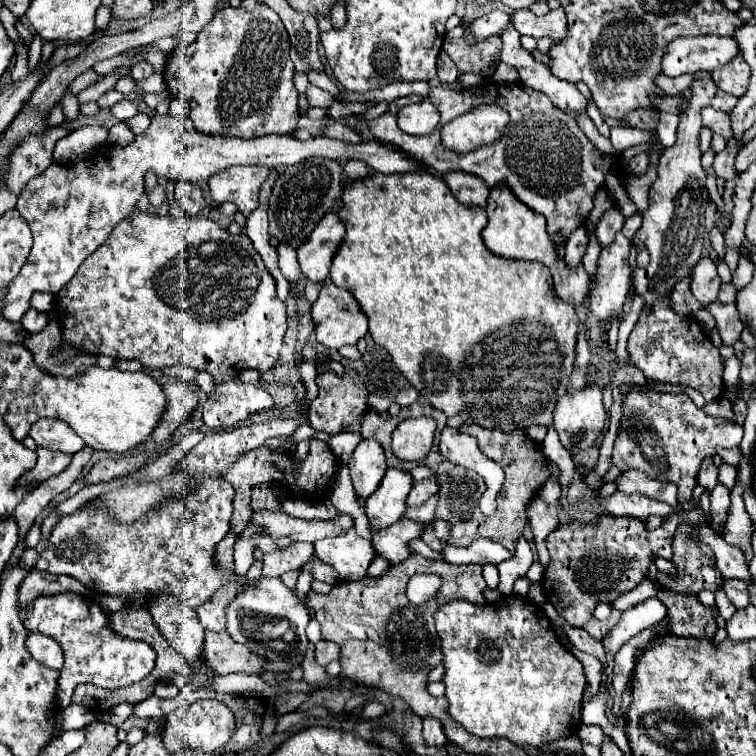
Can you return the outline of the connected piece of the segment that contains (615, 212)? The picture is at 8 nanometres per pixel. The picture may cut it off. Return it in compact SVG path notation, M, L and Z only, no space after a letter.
M616 205L610 207L610 209L606 209L604 215L602 215L602 219L596 225L596 235L598 235L600 245L602 247L610 245L614 241L614 235L622 229L622 225L624 225L624 215L620 213L620 209Z

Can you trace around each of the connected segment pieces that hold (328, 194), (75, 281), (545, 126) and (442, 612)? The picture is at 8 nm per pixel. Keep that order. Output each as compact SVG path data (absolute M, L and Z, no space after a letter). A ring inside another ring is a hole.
M308 159L298 165L284 167L282 175L274 183L272 197L270 197L270 237L278 239L280 243L288 243L290 247L300 247L308 237L304 233L312 233L316 223L322 219L322 215L338 203L342 189L342 167L338 161L330 159Z
M134 211L128 219L120 221L114 227L114 233L112 233L110 241L106 241L106 245L102 245L102 249L98 249L94 255L90 255L86 259L86 265L82 265L82 269L78 269L78 273L72 277L70 285L66 285L66 289L62 289L56 295L56 303L58 303L58 309L56 309L58 311L58 321L62 325L62 347L56 351L56 355L58 355L60 363L64 363L64 365L72 363L76 355L88 353L88 355L106 355L106 357L112 357L112 359L138 359L142 365L148 365L152 369L184 363L184 365L208 371L212 377L224 377L224 379L236 377L244 369L256 369L260 373L268 373L278 365L280 349L284 345L284 335L286 335L286 329L288 329L286 305L278 299L274 279L266 271L266 267L264 267L260 255L256 253L256 249L252 247L250 239L244 233L242 235L230 235L226 229L222 229L218 223L214 223L208 217L172 219L170 215L160 217L160 215ZM180 253L182 253L182 273L164 273L164 267L168 265L168 261L172 261Z
M526 85L486 87L486 93L482 93L482 101L484 103L494 101L504 111L508 111L510 123L500 141L496 141L494 145L484 145L466 155L444 149L440 141L440 129L448 121L456 119L458 115L472 111L470 97L466 97L460 91L452 91L448 87L434 87L428 99L430 103L436 105L440 113L440 123L430 135L416 137L416 135L402 133L398 129L396 123L398 111L404 105L410 105L412 101L414 103L422 101L422 97L416 95L408 95L392 101L386 115L368 121L370 131L374 133L376 139L398 145L402 151L410 153L420 163L428 165L430 169L442 175L448 171L472 173L480 177L490 189L498 183L506 183L522 203L526 203L530 209L546 217L548 233L556 245L586 221L588 213L592 211L592 197L604 185L604 155L586 139L586 135L582 133L576 121L570 121L566 113L554 109L552 101L544 93L528 89Z
M508 595L502 597L496 603L484 603L484 605L474 605L466 599L452 599L448 603L444 603L438 613L434 615L436 621L436 631L442 643L442 665L444 665L444 677L442 683L446 685L446 693L444 697L448 699L450 707L448 713L454 721L458 721L466 731L470 731L476 737L506 737L508 741L512 741L514 745L522 747L522 745L542 745L542 743L550 743L556 741L560 737L570 737L578 731L580 727L580 707L582 707L582 693L584 693L584 685L586 685L586 677L584 677L584 667L582 663L558 641L546 613L542 611L542 607L538 607L532 599L522 597L522 595Z

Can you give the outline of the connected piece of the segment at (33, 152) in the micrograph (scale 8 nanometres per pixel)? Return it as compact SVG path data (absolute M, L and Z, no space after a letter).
M62 125L46 129L42 137L26 137L26 141L22 141L22 145L18 145L18 149L10 155L10 167L4 173L6 189L14 195L20 195L30 179L42 175L50 167L56 141L68 133L70 129Z

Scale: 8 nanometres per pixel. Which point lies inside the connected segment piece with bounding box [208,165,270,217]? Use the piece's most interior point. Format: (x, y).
(240, 185)

